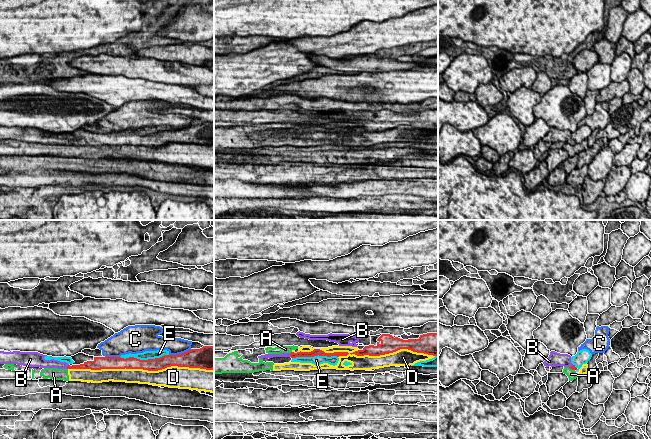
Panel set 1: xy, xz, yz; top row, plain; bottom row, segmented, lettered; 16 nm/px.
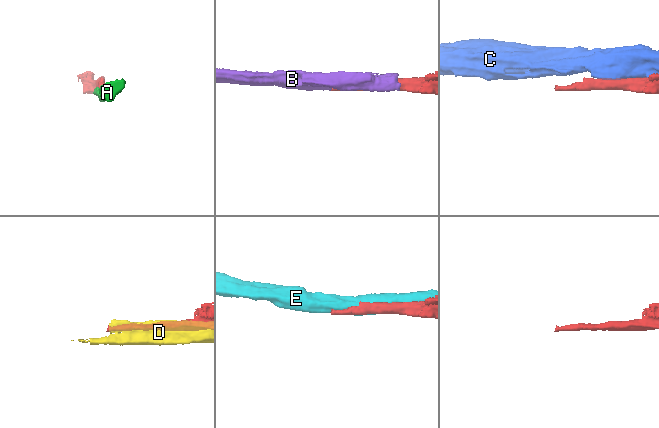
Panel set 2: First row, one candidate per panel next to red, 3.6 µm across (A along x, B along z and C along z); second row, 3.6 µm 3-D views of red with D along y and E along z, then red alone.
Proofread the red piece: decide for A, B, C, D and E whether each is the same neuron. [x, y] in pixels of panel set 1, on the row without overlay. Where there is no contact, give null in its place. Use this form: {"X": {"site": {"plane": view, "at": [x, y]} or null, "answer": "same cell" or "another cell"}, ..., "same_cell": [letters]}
{"A": {"site": {"plane": "yz", "at": [571, 144]}, "answer": "another cell"}, "B": {"site": {"plane": "xy", "at": [67, 142]}, "answer": "same cell"}, "C": {"site": {"plane": "xy", "at": [180, 130]}, "answer": "another cell"}, "D": {"site": {"plane": "xy", "at": [140, 144]}, "answer": "another cell"}, "E": {"site": {"plane": "xy", "at": [144, 136]}, "answer": "another cell"}, "same_cell": ["B"]}

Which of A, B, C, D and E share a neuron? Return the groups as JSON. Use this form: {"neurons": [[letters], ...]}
{"neurons": [["A", "D"], ["B"], ["C"], ["E"]]}

